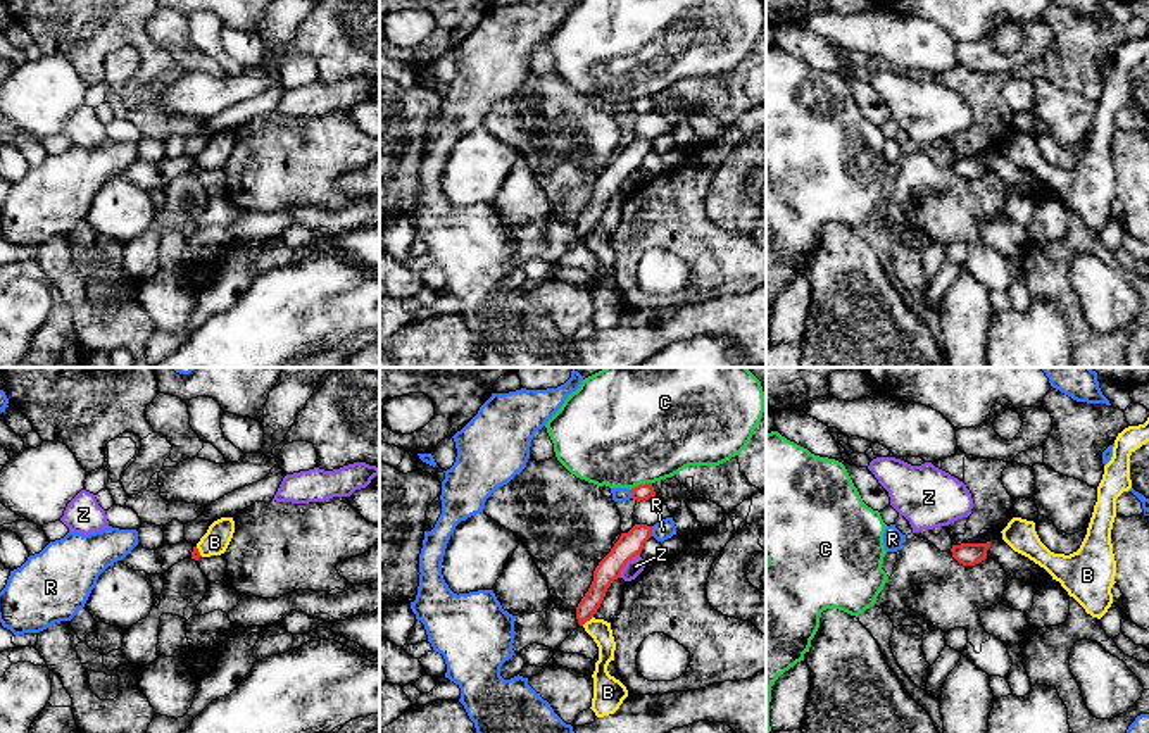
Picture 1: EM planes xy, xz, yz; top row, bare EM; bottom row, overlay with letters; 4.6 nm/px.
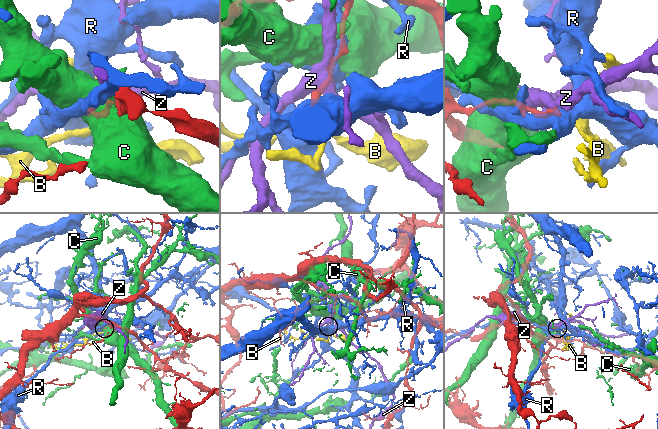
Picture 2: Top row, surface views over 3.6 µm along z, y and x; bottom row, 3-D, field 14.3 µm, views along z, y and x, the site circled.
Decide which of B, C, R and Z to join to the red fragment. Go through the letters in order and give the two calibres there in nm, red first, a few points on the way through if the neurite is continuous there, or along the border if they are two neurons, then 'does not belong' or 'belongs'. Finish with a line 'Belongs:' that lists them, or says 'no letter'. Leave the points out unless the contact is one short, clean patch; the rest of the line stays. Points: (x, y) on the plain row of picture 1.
B: calibres 100 and 100 nm; border xz (592, 230), (582, 238); does not belong
C: calibres 80 and 480 nm; does not belong
R: calibres 120 and 90 nm; does not belong
Z: calibres 120 and 80 nm; does not belong
Belongs: no letter

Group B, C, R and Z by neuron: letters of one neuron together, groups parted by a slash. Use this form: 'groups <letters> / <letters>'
groups B / C / R / Z

